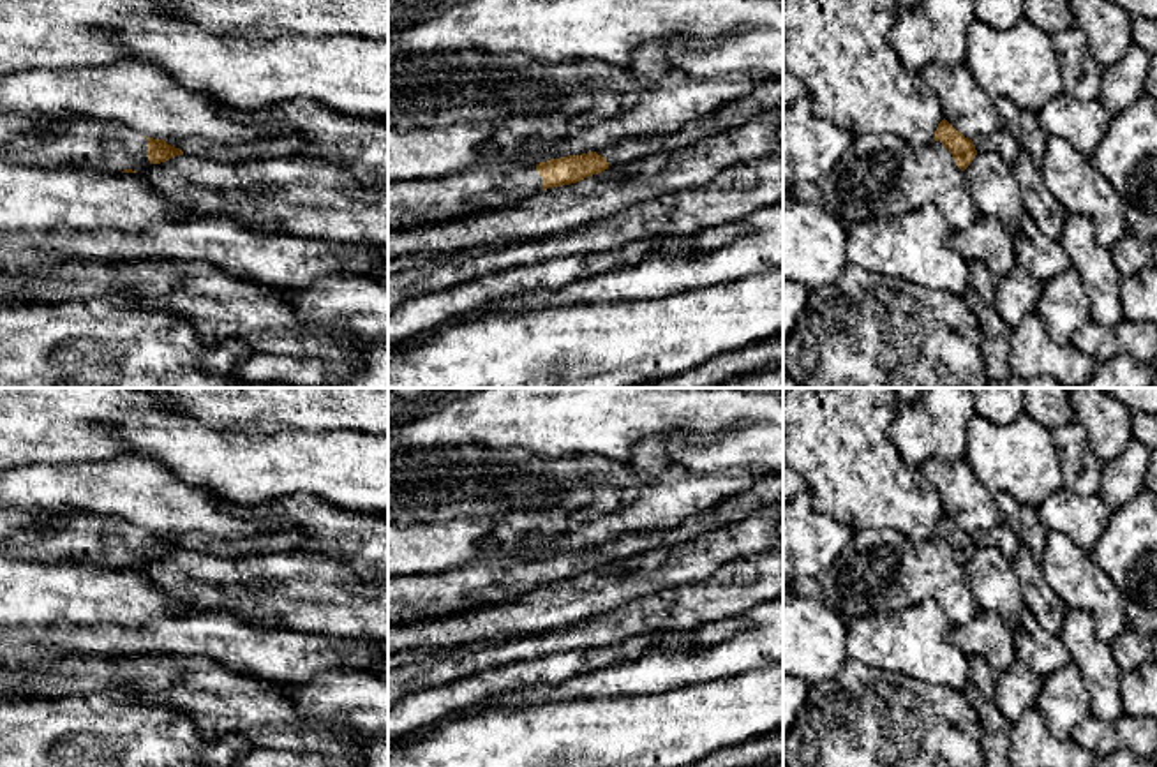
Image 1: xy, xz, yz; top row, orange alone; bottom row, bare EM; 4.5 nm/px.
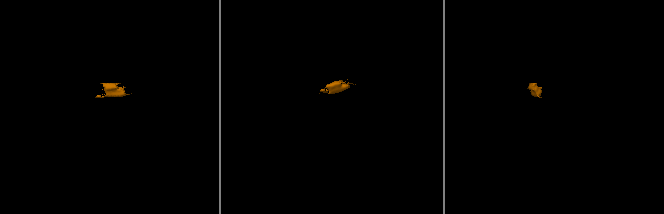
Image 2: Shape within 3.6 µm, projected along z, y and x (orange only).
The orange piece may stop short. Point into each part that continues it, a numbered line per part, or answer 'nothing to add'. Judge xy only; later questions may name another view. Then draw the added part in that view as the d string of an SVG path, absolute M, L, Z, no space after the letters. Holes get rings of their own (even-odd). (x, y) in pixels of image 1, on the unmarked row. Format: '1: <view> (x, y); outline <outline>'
1: xy (89, 538); outline M58 515L34 531L0 540L0 555L37 562L78 561L122 568L146 564L146 532L118 517Z

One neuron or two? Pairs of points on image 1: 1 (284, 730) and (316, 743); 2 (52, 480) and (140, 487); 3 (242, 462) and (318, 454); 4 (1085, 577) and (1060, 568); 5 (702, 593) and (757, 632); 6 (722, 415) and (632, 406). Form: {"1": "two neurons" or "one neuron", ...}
{"1": "one neuron", "2": "one neuron", "3": "one neuron", "4": "one neuron", "5": "two neurons", "6": "one neuron"}

